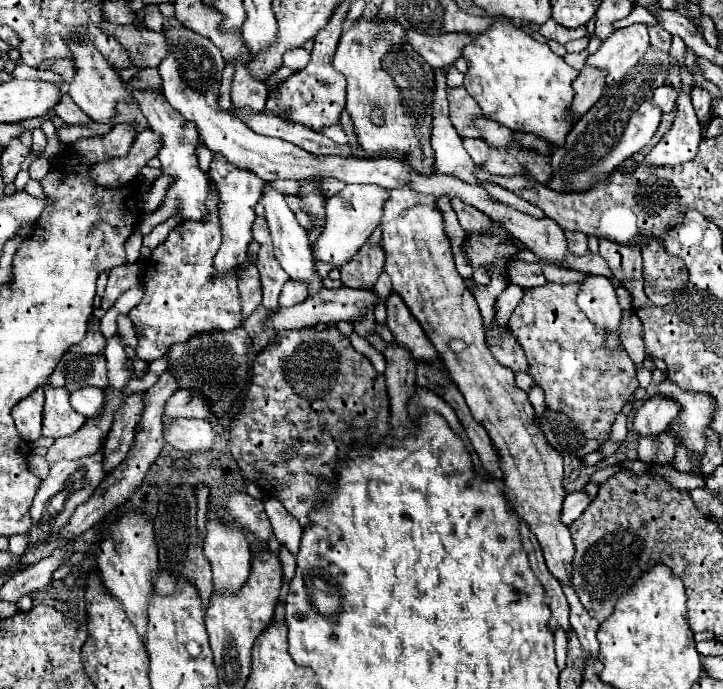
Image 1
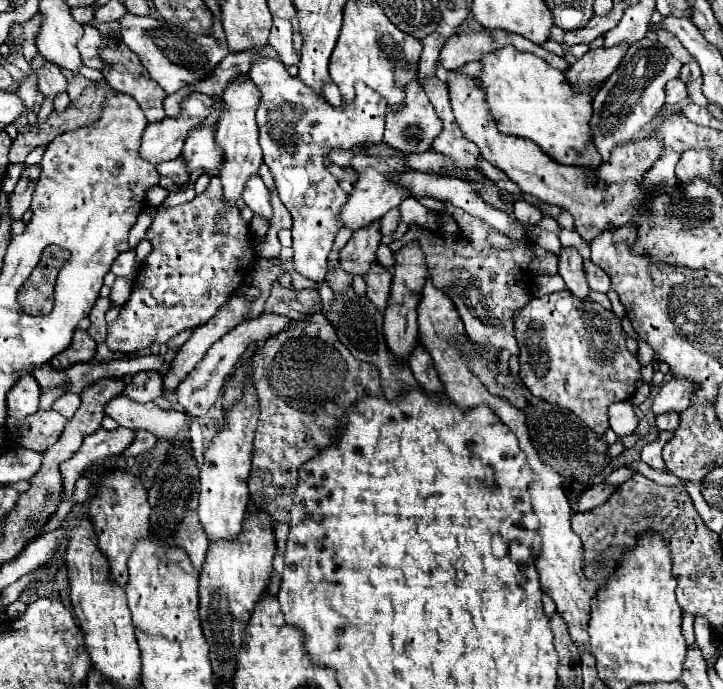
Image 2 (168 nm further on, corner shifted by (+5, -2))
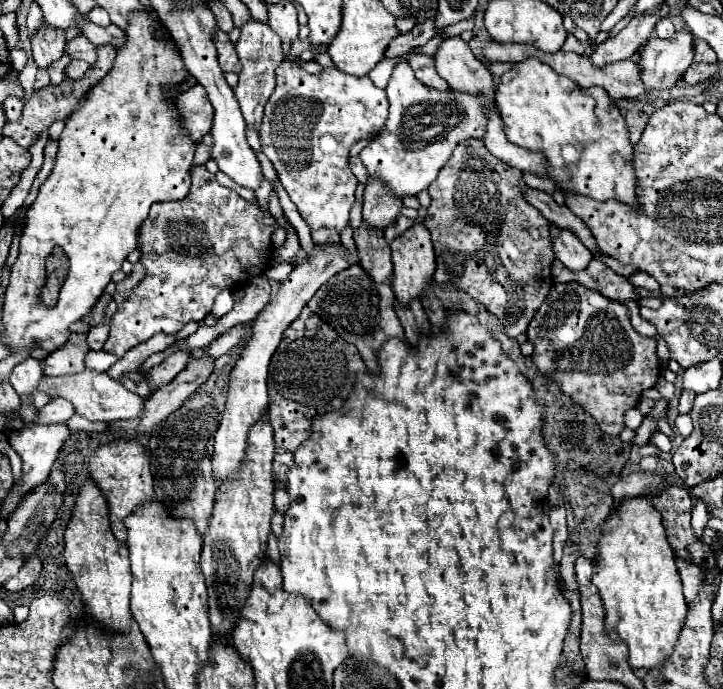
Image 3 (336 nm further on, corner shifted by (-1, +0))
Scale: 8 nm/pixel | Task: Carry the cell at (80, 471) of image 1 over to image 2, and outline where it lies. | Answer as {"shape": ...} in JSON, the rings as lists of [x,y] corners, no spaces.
{"shape":[[[118,427],[114,431],[98,429],[86,435],[82,447],[64,463],[60,463],[62,473],[62,501],[70,501],[74,495],[74,483],[94,465],[104,465],[110,457],[118,457],[134,439],[134,431]]]}

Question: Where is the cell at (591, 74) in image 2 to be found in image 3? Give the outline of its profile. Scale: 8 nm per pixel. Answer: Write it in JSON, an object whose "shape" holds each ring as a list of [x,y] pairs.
{"shape":[[[662,3],[658,9],[646,11],[638,17],[632,17],[630,23],[616,37],[610,37],[604,43],[596,45],[590,59],[594,61],[594,65],[606,65],[610,61],[630,59],[636,53],[636,49],[650,39],[650,33],[654,31],[654,25],[660,19],[668,17],[668,13],[670,13],[670,5]]]}

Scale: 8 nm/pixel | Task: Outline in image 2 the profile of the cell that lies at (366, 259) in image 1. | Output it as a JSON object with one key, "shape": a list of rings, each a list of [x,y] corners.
{"shape":[[[376,221],[372,227],[364,227],[364,231],[356,231],[350,241],[340,249],[340,269],[348,275],[366,275],[368,269],[376,263],[376,249],[380,245],[380,223]]]}

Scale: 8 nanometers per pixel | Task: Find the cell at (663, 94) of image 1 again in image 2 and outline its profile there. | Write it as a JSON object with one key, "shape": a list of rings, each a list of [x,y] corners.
{"shape":[[[674,79],[672,83],[666,85],[666,103],[668,105],[680,105],[680,103],[684,103],[686,97],[688,97],[688,93],[680,79]]]}

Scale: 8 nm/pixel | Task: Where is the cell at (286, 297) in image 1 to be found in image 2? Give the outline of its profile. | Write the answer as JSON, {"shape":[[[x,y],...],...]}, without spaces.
{"shape":[[[258,57],[254,59],[248,77],[254,81],[254,85],[260,89],[260,105],[256,111],[256,121],[260,129],[260,147],[264,151],[264,163],[270,167],[272,177],[276,181],[276,189],[280,195],[280,201],[286,205],[286,209],[292,215],[292,249],[294,249],[294,269],[296,273],[304,275],[306,279],[314,283],[322,283],[326,279],[328,271],[328,253],[332,249],[334,237],[340,229],[340,223],[336,223],[336,213],[340,203],[348,197],[340,187],[338,181],[332,179],[328,173],[328,151],[334,147],[354,147],[360,143],[380,143],[384,137],[384,119],[388,105],[376,91],[372,91],[364,83],[356,83],[356,99],[352,103],[342,103],[342,109],[332,107],[322,95],[314,93],[312,89],[304,87],[304,83],[298,77],[292,77],[286,67],[278,59],[270,57]]]}

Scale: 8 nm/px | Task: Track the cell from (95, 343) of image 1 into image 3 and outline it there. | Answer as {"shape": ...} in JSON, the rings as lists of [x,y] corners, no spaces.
{"shape":[[[70,333],[68,341],[52,351],[44,359],[44,375],[70,375],[84,371],[84,357],[88,353],[88,343],[84,333]]]}

